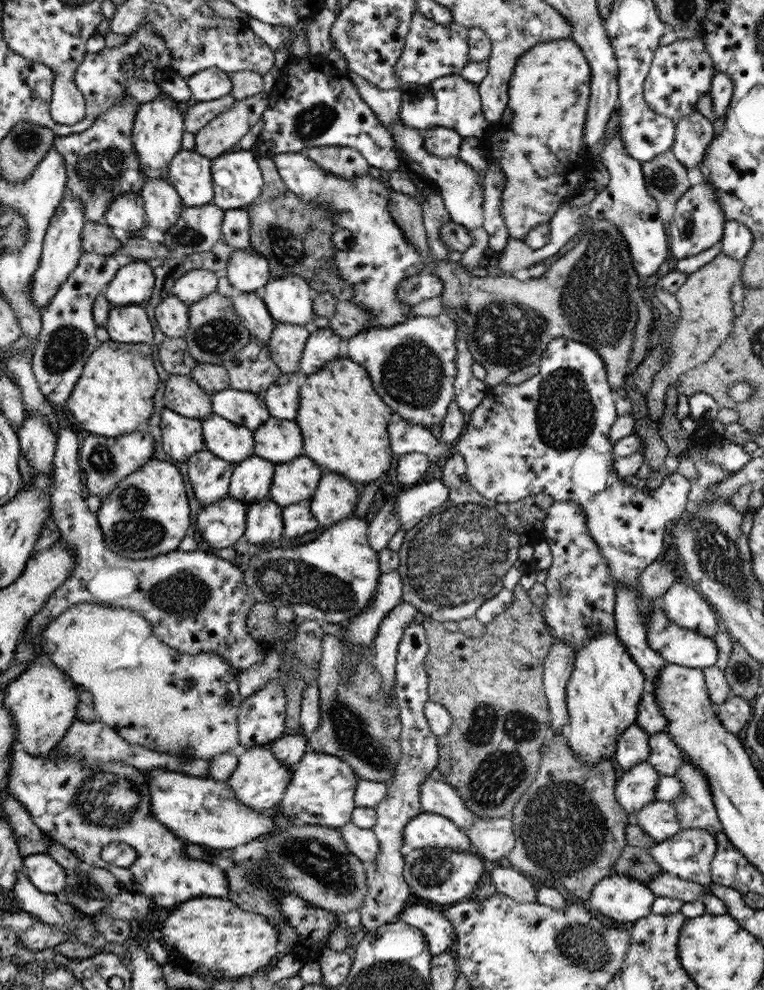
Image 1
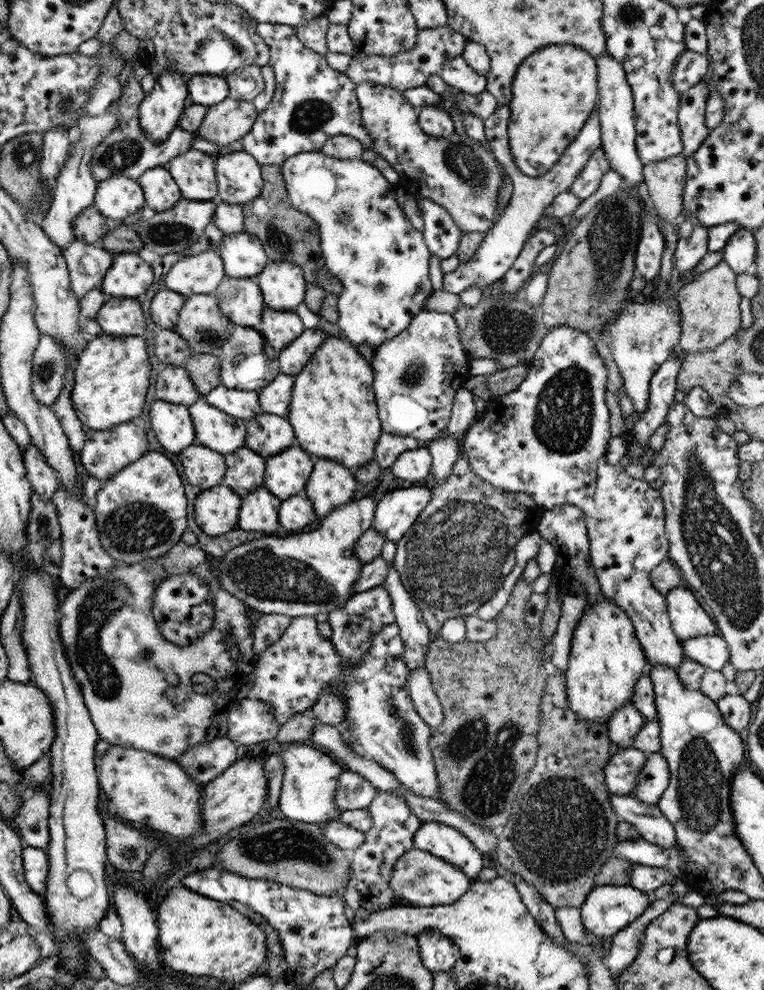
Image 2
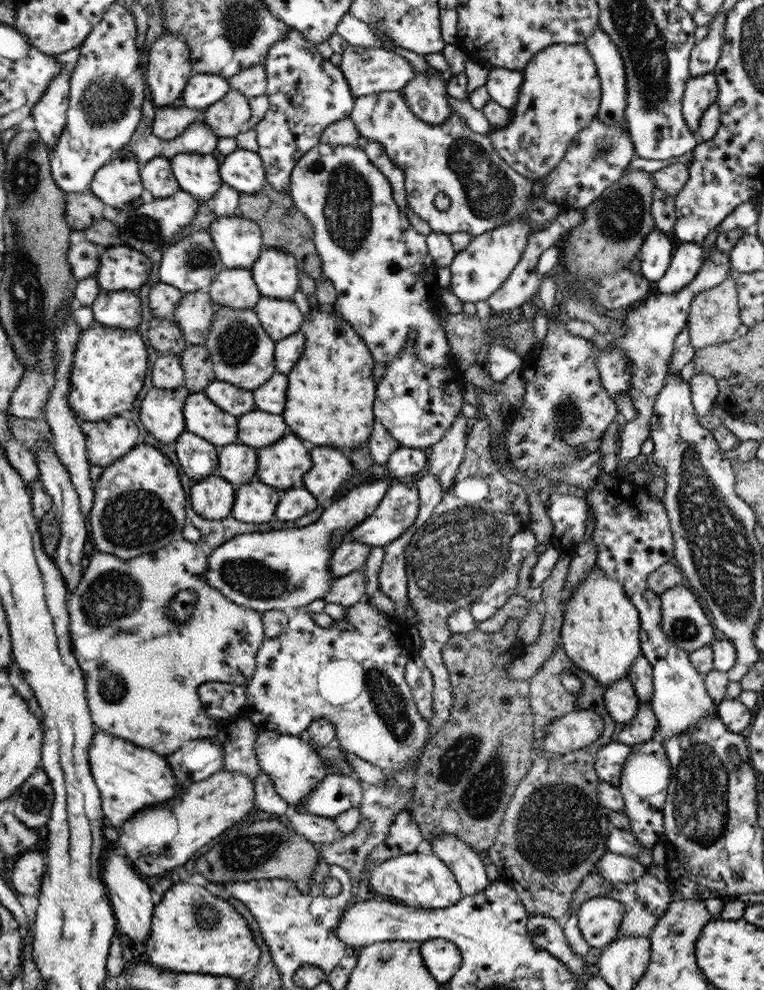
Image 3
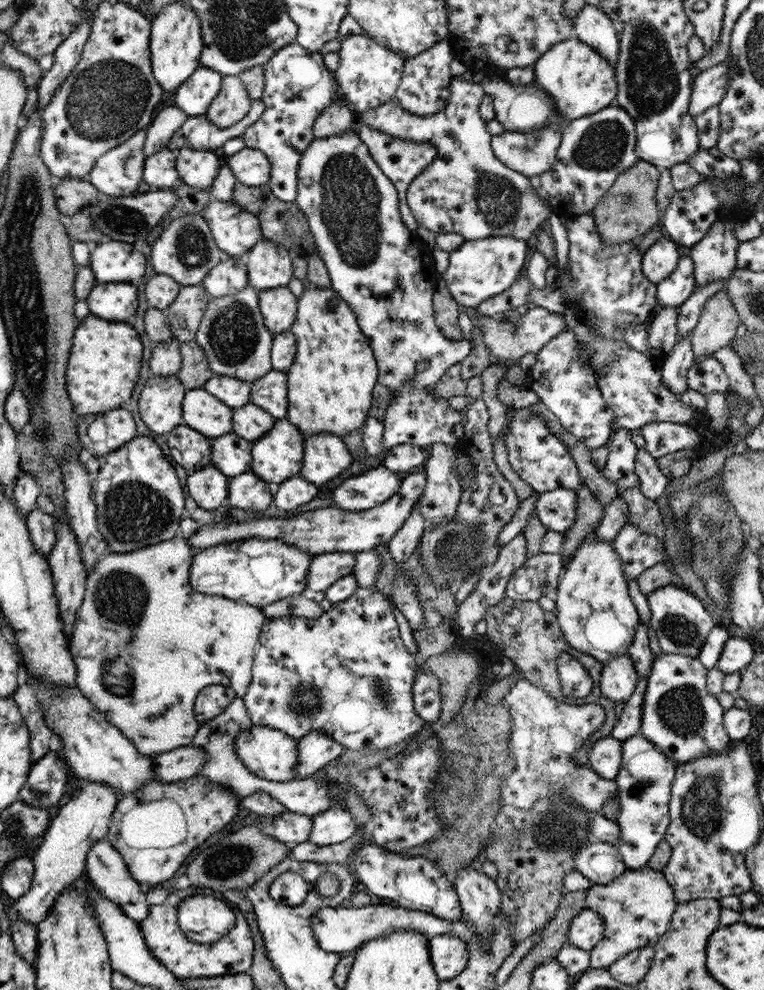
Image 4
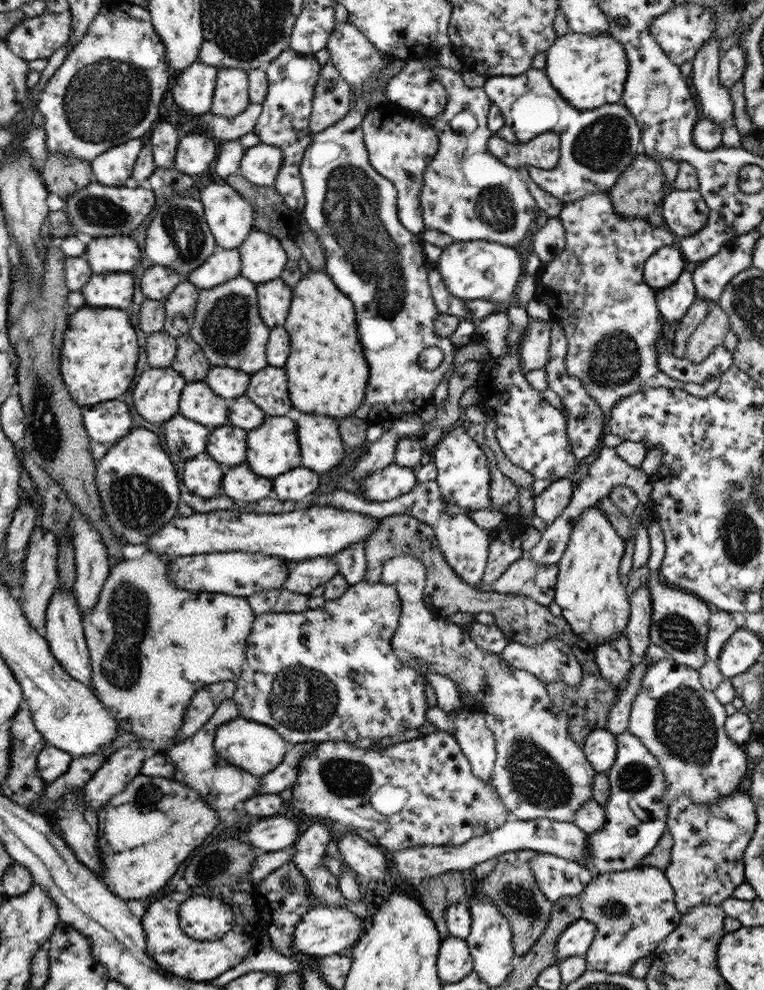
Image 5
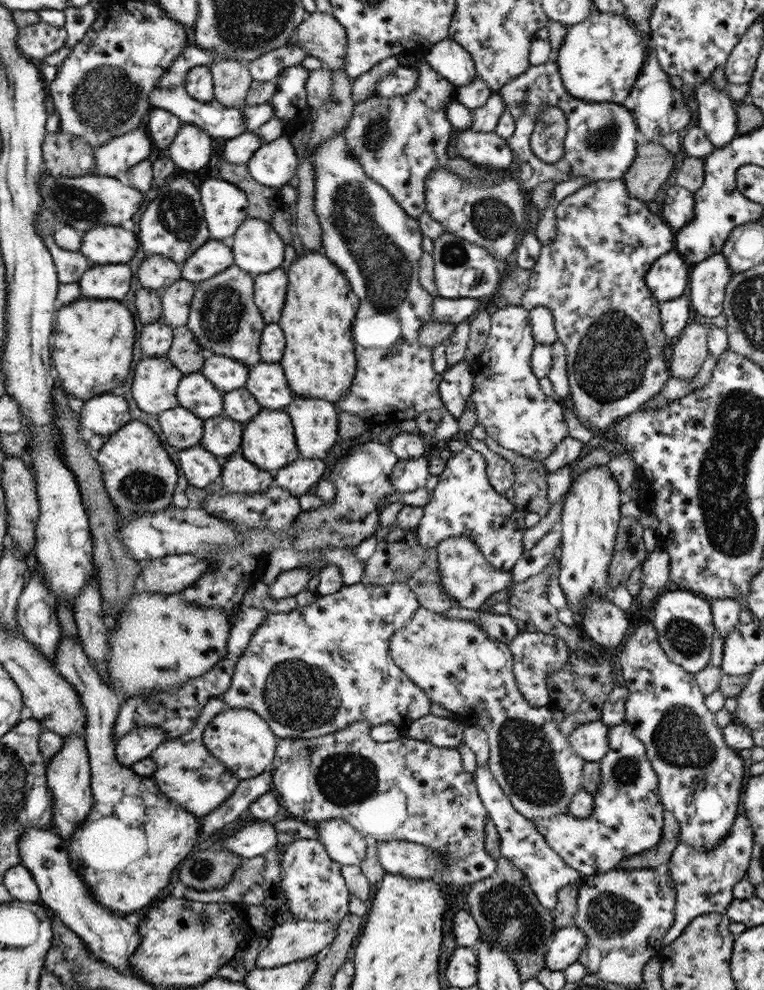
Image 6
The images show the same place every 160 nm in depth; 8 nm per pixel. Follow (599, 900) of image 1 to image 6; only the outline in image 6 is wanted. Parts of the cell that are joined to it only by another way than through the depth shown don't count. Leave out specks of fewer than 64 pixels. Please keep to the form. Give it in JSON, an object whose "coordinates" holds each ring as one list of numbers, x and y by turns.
{"coordinates":[[576,926,557,929,547,945,547,953,544,956,545,969,563,972,570,964,579,961,580,953,586,944,584,931]]}

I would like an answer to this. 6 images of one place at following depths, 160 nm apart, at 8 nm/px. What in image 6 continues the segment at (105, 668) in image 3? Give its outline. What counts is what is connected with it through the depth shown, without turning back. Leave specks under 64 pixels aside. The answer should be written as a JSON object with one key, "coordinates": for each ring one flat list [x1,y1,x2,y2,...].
{"coordinates":[[138,588,127,600,121,613,114,616,104,613,110,631,107,668,109,680,115,686,114,691,121,697,121,702,126,701,126,698,139,696,145,690,164,690,206,675,227,655,227,642,231,637,231,611,199,607,184,601,180,593,165,595]]}

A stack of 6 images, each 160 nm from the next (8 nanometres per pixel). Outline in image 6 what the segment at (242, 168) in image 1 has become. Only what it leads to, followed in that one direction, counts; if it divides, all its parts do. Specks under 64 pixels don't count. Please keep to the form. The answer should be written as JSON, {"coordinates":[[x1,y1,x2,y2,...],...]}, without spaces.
{"coordinates":[[288,135,264,143,245,165,256,182,279,190,290,182,299,166]]}

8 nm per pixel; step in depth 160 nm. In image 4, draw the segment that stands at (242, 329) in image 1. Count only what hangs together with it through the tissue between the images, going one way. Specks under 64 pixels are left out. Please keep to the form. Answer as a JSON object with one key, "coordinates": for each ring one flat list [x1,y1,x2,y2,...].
{"coordinates":[[201,284,183,286,174,302,164,310,171,324,176,324,176,318,181,316,186,321,184,328,174,328,173,335,180,342,194,341,196,331,203,322,207,304,212,298]]}

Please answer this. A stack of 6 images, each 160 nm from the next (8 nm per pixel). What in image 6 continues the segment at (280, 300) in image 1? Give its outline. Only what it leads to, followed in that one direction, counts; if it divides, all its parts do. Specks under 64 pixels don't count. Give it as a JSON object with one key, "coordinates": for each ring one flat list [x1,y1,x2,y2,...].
{"coordinates":[[246,219,229,243,234,249,235,265,254,277,275,271,284,262,284,244,268,222]]}

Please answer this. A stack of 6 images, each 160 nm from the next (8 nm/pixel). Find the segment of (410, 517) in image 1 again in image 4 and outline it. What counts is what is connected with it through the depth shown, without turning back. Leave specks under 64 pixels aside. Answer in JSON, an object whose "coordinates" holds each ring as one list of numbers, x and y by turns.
{"coordinates":[[413,471,411,475,403,475,403,486,400,488,398,495,394,495,390,500,386,500,386,502,368,510,344,510,331,504,325,508,317,506,314,511,298,512,298,515,291,518,278,519,262,516,244,522,233,520,233,518,225,518,218,524,200,526,197,533,189,539,186,538,186,540,195,552,200,550,199,547,205,549,220,543,232,543,254,538,282,539,313,557,333,552,372,551,398,534,400,528,403,527,403,524,407,522,407,518,411,515,411,511,419,502,420,496,426,490,426,485,426,472]]}

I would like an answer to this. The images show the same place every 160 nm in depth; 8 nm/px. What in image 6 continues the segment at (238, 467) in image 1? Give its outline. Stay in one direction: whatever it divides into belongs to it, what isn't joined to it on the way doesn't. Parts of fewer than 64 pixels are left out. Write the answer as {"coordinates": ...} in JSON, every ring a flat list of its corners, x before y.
{"coordinates":[[224,416,204,421,203,440,201,445,208,452,226,459,241,450,243,442,243,426,239,421]]}

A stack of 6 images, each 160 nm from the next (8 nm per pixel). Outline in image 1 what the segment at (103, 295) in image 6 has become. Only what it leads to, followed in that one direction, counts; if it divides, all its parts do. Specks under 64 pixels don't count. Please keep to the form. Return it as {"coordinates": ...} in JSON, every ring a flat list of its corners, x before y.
{"coordinates":[[140,305,112,306,105,328,111,340,118,343,150,342,154,336,148,315]]}

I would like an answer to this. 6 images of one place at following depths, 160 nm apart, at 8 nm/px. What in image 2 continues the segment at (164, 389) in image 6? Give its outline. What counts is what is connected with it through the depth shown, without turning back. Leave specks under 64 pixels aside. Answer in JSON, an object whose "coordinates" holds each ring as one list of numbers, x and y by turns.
{"coordinates":[[155,399,148,416,154,434,166,450,178,455,198,441,186,405]]}

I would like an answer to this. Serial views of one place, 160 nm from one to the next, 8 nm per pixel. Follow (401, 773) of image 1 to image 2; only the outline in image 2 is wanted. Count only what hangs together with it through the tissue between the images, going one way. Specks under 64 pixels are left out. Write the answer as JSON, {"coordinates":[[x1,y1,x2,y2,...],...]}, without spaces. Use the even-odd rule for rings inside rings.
{"coordinates":[[391,563,391,567,389,568,388,574,385,577,384,580,381,581,381,584,386,590,389,592,390,598,391,598,391,603,392,603,392,610,395,616,395,624,399,627,400,630,400,637,404,639,404,664,407,666,407,669,409,670,410,675,410,670,417,670,417,668,421,668,425,664,425,658,427,657,427,650,429,649,429,642,431,641,430,634,429,634,429,629,428,626,426,626,426,621,424,620,422,611,420,608,418,608,418,605,412,600,412,597,408,592,406,592,406,589,404,588,403,582,400,580,400,574,398,574,398,571,396,570,396,567],[385,792,379,793,367,808,374,818,374,823,368,833,365,834,366,841,360,848,356,848,354,852,353,862,351,864,352,878,360,899,362,899,362,907,372,911,380,911,394,906,395,894,390,890,390,875,392,868,407,851,414,849,414,834,418,832,422,821,411,811,406,799,399,798,398,793]]}

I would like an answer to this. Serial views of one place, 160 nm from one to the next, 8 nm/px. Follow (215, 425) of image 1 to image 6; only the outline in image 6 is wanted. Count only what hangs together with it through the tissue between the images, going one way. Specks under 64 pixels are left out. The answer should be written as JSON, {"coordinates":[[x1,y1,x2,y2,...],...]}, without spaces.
{"coordinates":[[202,372,183,376,179,383,178,401,180,407,190,409,204,421,224,416,226,411,223,408,223,394]]}

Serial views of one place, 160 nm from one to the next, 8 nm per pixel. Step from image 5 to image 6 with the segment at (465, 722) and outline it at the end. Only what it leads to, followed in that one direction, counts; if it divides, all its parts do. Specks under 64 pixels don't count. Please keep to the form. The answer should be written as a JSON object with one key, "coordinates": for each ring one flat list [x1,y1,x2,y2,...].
{"coordinates":[[478,765,473,775,479,787,480,796,483,797,487,811,490,813,489,818,492,819,500,833,502,858,511,861,512,865,515,865,524,874,524,878,531,884,531,889,535,892,536,900,552,913,556,908,558,891,568,884,582,880,582,876,574,868,568,867,562,858,548,847,544,838,537,832,535,824,532,824,532,820,513,806,511,800,496,782,488,765,485,767]]}

